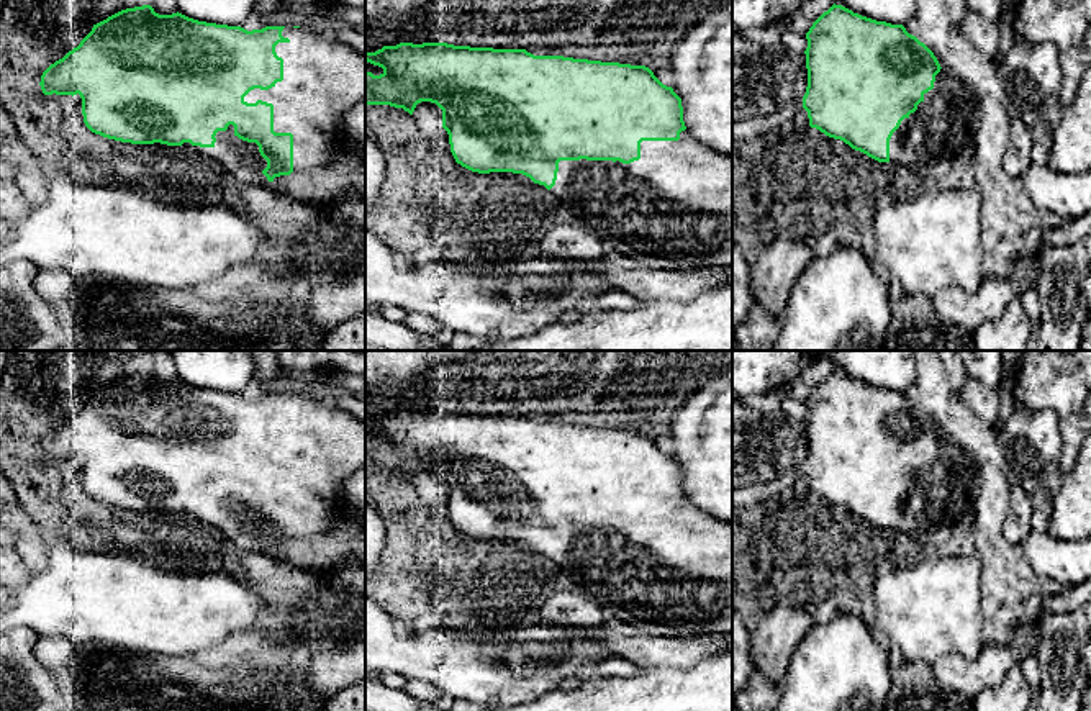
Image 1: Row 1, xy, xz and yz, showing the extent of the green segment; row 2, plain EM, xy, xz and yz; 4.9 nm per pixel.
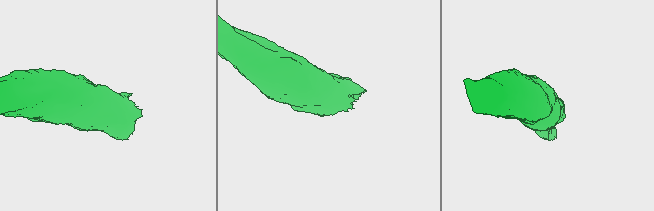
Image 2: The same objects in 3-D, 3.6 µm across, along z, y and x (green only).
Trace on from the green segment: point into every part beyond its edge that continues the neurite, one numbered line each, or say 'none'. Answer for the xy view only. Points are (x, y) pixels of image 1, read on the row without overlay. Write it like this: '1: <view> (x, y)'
1: xy (323, 446)

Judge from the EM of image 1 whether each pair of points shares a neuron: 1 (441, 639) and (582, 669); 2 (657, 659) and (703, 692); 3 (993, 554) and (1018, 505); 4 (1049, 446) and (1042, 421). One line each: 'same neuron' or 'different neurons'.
1: same neuron
2: different neurons
3: different neurons
4: same neuron

